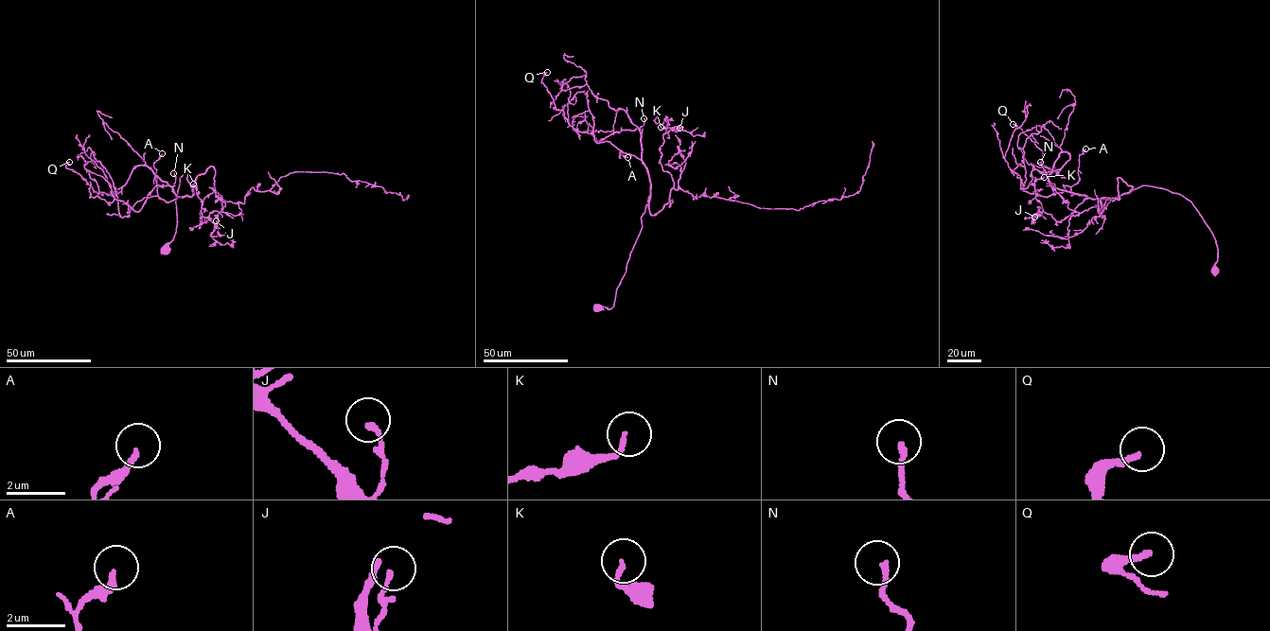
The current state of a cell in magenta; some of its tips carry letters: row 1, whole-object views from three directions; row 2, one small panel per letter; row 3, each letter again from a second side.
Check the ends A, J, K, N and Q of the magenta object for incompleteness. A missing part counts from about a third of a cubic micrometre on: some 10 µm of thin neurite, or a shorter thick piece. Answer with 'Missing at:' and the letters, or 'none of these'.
Missing at: none of these

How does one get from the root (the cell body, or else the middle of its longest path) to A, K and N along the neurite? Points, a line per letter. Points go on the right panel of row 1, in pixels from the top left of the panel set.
A: (1215, 271), (1216, 239), (1192, 202), (1180, 195), (1141, 185), (1114, 200), (1071, 195), (1085, 148)
K: (1215, 271), (1180, 195), (1120, 195), (1118, 178), (1119, 199), (1057, 221), (1044, 177)
N: (1215, 271), (1216, 239), (1192, 202), (1183, 196), (1141, 185), (1114, 200), (1091, 199), (1056, 188), (1040, 162)

